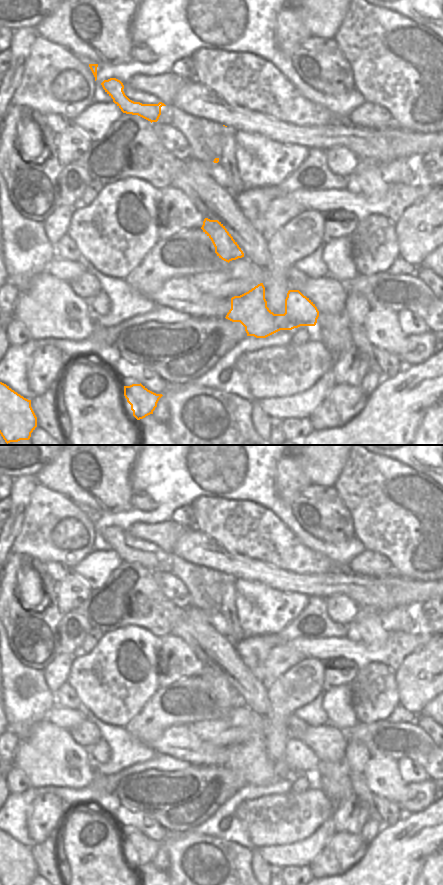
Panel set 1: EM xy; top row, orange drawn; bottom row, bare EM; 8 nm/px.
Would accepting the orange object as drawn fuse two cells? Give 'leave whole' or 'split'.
leave whole

